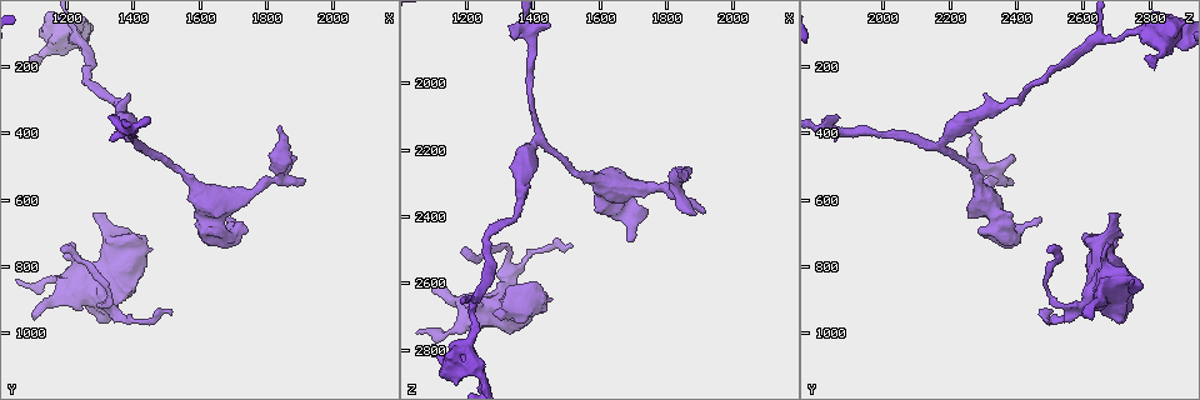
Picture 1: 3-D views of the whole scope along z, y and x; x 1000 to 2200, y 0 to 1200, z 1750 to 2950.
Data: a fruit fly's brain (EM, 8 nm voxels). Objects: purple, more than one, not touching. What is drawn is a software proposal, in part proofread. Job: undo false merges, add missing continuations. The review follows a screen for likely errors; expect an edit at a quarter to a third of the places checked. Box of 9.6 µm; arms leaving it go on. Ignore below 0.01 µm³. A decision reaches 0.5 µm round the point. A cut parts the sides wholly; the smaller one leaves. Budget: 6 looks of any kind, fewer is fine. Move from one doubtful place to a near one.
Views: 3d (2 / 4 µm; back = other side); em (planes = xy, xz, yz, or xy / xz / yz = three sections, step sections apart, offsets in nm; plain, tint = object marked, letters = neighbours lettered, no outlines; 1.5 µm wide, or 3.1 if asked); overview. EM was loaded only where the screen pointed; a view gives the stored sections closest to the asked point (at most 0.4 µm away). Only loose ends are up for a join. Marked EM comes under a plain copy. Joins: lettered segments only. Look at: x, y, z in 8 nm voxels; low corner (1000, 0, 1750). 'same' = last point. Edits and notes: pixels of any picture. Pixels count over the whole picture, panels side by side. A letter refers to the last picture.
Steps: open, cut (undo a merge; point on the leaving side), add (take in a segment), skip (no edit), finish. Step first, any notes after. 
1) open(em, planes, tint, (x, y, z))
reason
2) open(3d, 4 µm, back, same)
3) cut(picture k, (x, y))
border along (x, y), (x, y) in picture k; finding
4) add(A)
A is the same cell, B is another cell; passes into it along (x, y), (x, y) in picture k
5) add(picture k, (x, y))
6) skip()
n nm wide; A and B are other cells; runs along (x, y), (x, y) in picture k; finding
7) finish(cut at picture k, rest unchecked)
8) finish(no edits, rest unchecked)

open(3d, 2 µm, (1340, 350, 1870))
branch stops here

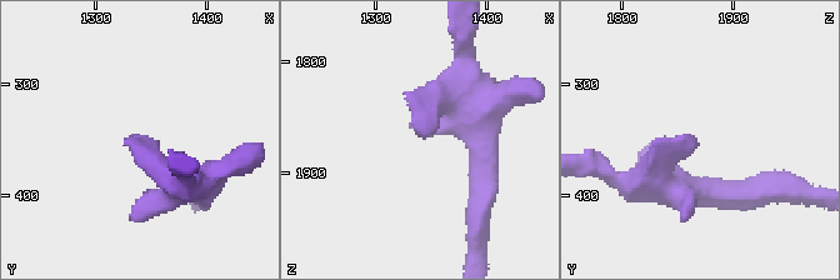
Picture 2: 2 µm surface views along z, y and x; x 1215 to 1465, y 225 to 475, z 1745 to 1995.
open(em, planes, letters, (1340, 348, 1868))
need the tissue

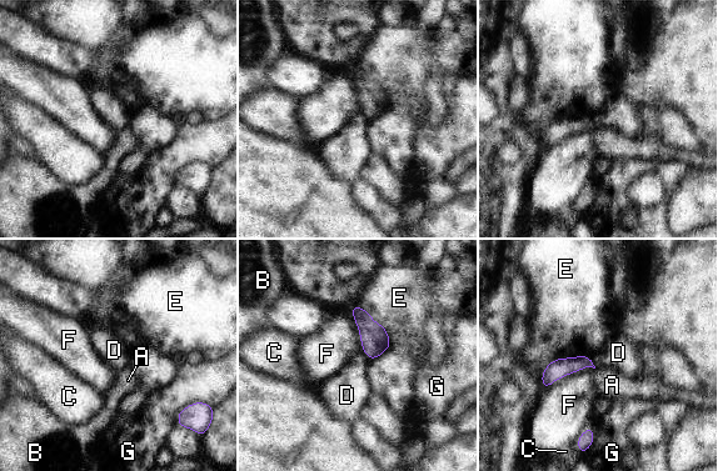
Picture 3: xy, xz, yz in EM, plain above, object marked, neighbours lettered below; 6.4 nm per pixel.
skip()
A, B, C, D, E, F and G are other cells; border along (588, 354), (596, 367) in picture 3; no lettered segment goes on from it

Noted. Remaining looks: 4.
open(3d, 4 µm, back, (1430, 440, 2180))
calibre changes

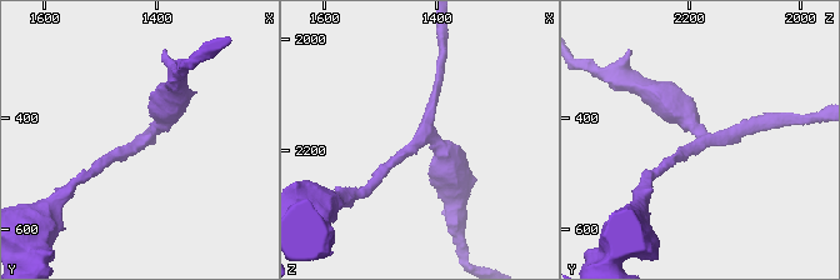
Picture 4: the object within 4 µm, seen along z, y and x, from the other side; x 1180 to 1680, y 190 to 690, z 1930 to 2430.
open(em, planes, letters, (1420, 440, 2170))
3 arms; now the EM

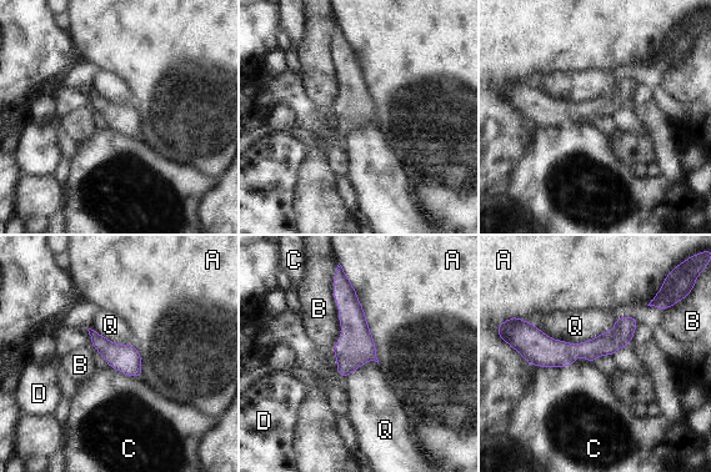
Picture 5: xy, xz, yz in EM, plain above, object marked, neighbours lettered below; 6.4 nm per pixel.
skip()
A touches over 650 nm; A, B, C, D and Q are other cells; border along (532, 363), (537, 366), (574, 365) in picture 5; continuous, no second cell

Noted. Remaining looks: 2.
open(3d, 4 µm, back, (1920, 560, 2390))
branch stops here

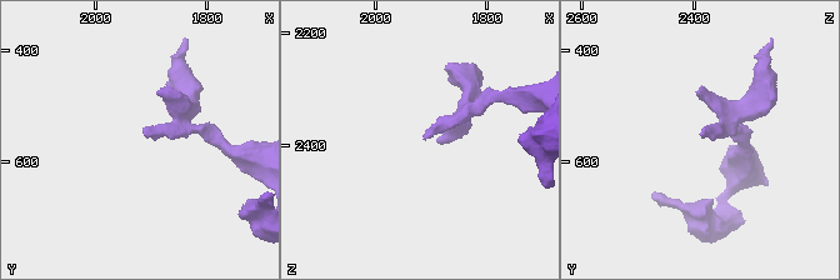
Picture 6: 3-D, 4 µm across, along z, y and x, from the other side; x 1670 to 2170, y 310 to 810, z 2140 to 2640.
open(em, xy, step 4, letters, (1910, 550, 2390))

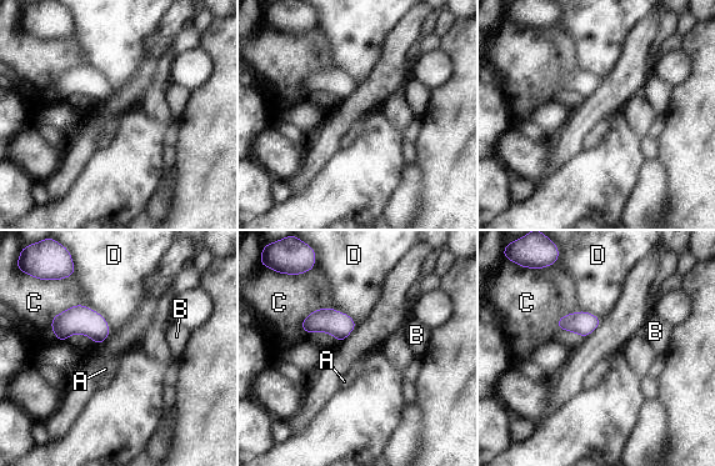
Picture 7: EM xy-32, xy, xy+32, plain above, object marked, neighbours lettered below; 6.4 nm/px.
skip()
A, B, C and D are other cells; border along (83, 304), (51, 319), (58, 341) in picture 7; no lettered segment goes on from it

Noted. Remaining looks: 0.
finish(no edits, rest unchecked)

